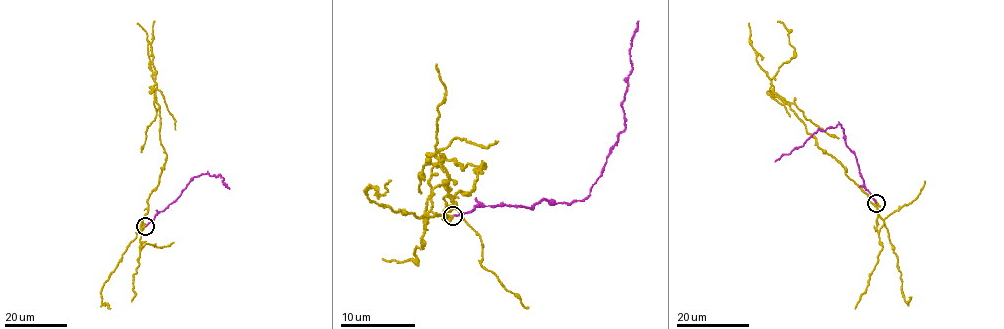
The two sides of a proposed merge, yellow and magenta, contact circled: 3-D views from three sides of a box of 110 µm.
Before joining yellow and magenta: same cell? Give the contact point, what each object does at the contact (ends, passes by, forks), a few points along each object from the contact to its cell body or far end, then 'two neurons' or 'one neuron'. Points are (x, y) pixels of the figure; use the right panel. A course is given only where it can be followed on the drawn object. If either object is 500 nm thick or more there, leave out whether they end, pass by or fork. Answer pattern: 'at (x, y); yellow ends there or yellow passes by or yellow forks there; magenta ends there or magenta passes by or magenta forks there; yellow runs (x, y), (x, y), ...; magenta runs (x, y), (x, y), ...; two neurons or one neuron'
at (876, 203); yellow forks there; magenta ends there; yellow runs (876, 203), (823, 152), (773, 91), (771, 78), (794, 56), (789, 30), (777, 21); magenta runs (876, 203), (864, 186), (857, 159), (847, 146), (839, 124), (819, 129), (803, 145), (775, 162); two neurons

